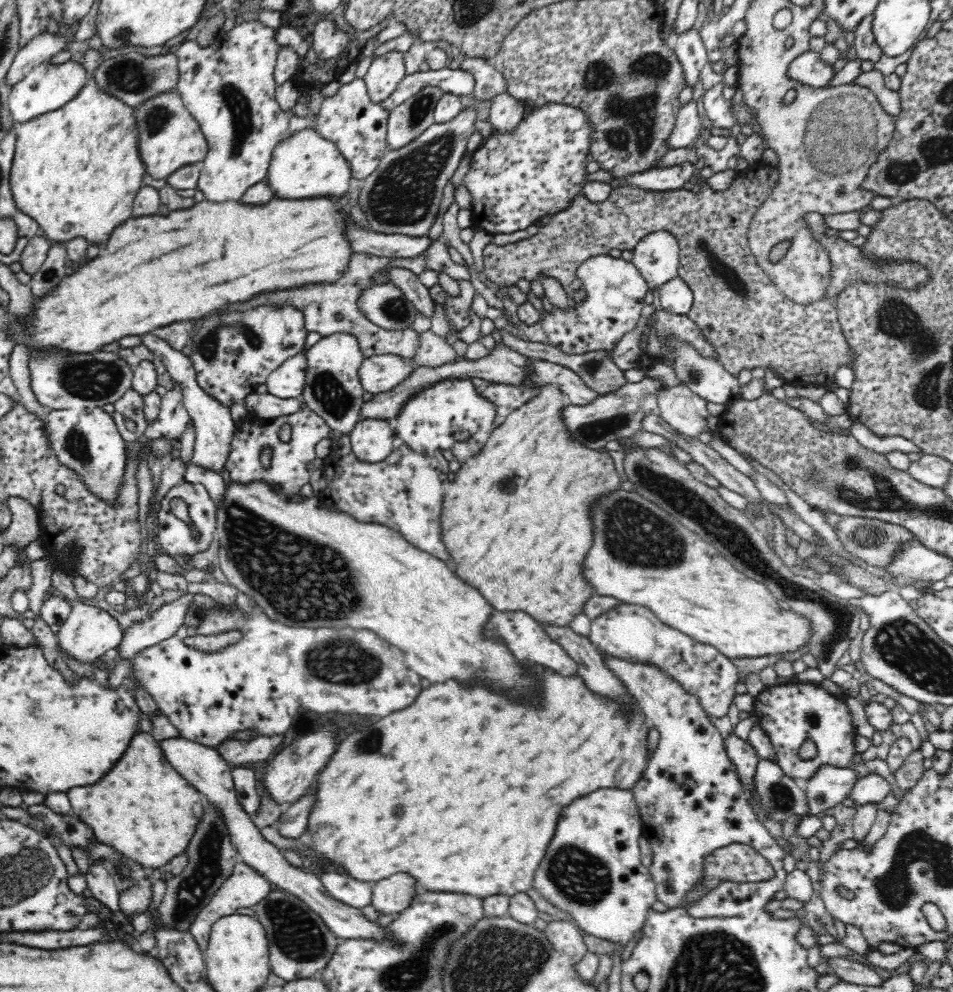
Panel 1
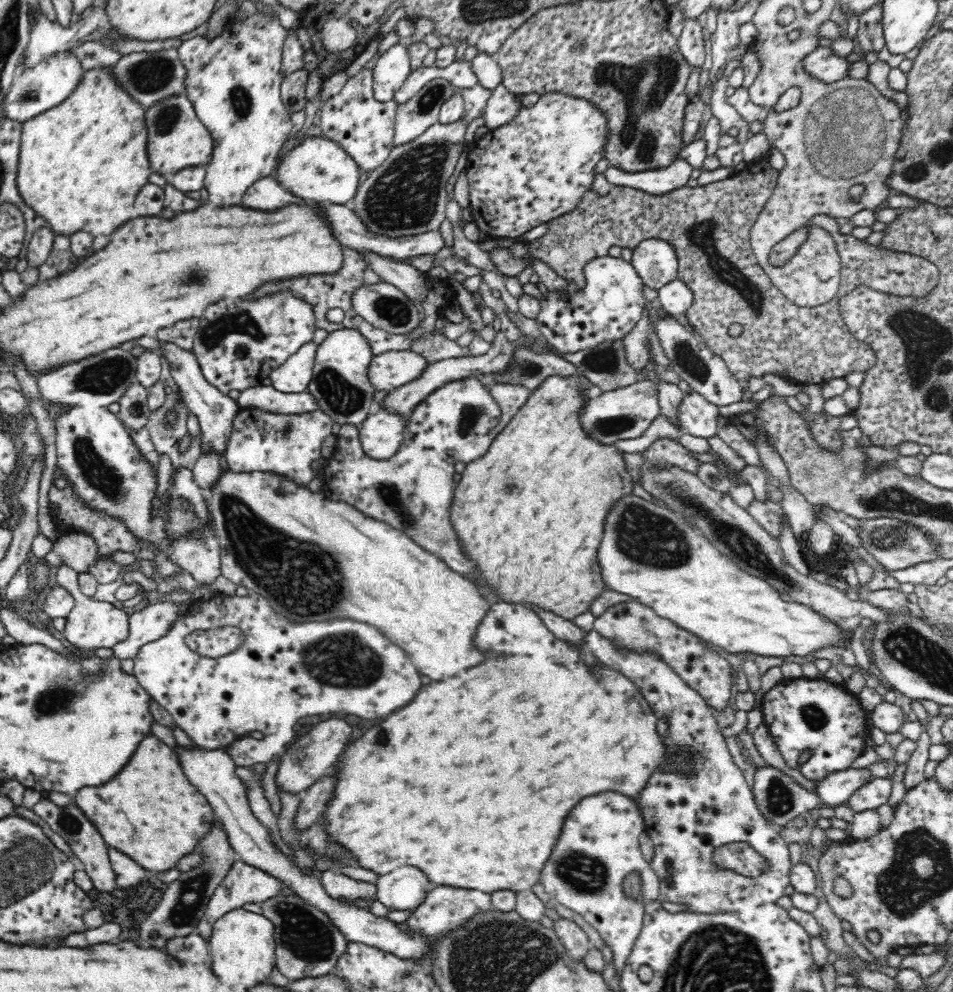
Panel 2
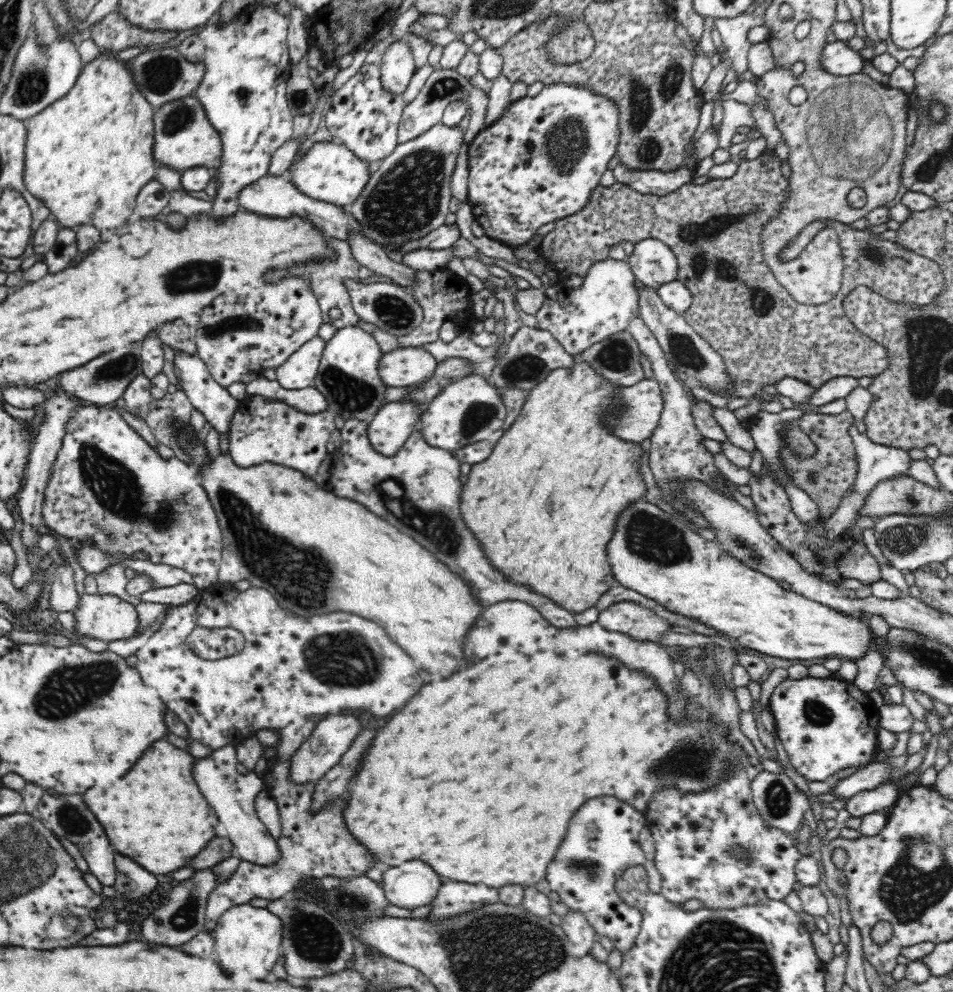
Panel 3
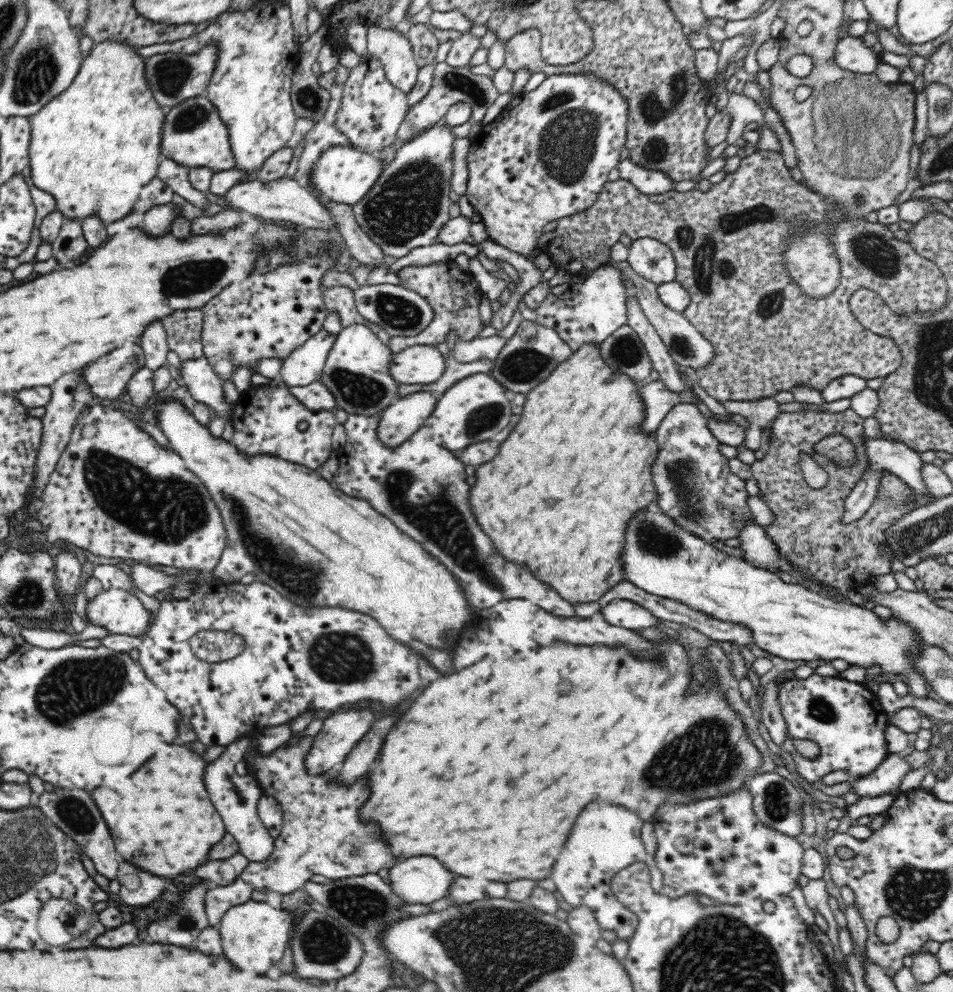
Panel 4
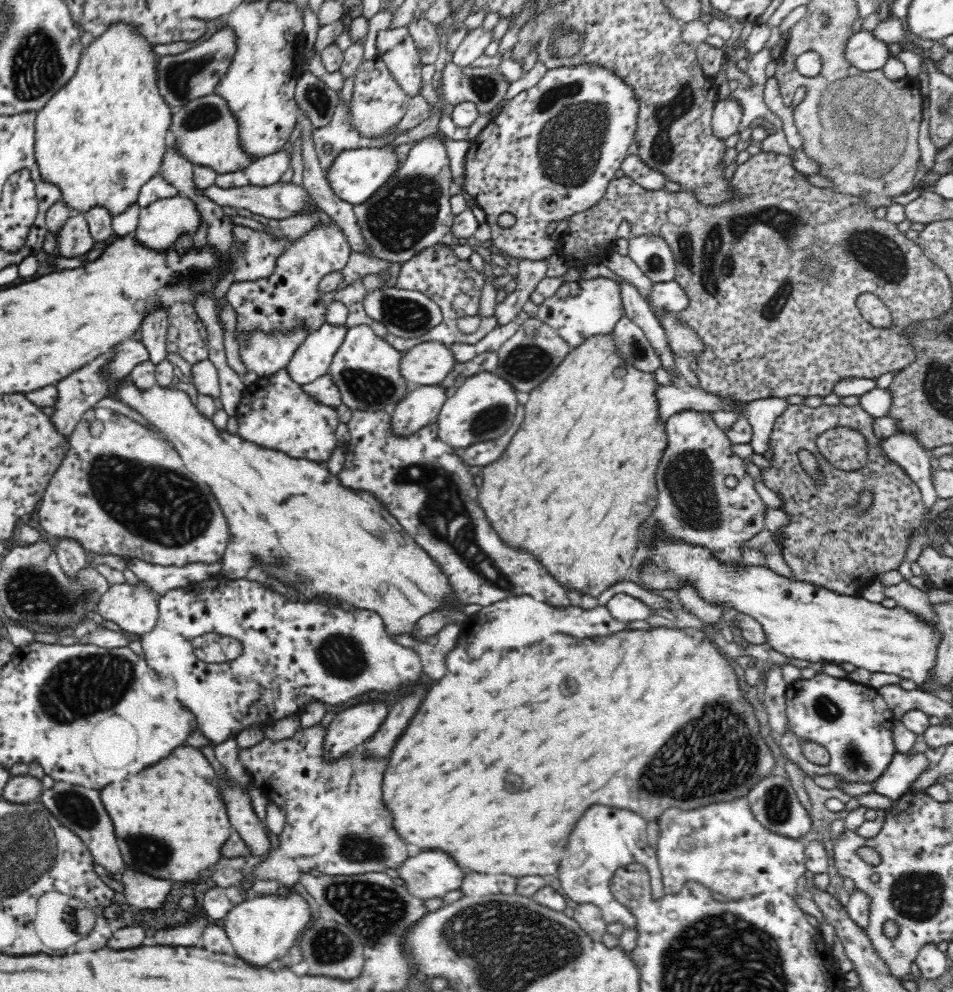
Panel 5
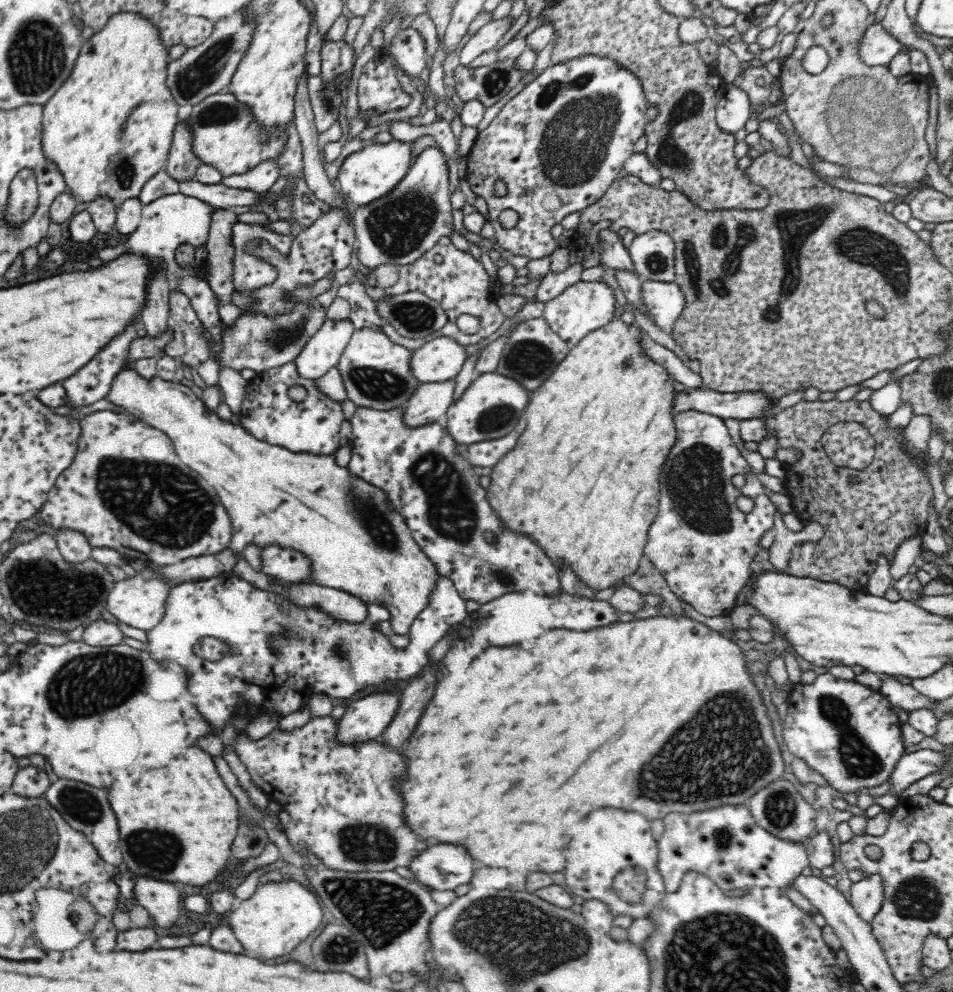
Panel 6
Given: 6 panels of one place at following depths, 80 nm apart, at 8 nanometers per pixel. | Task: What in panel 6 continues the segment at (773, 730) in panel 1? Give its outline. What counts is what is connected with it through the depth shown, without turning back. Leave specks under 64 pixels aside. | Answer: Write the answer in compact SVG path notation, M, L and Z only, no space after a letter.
M820 674L814 683L792 684L786 700L789 706L783 722L786 748L840 792L858 794L862 788L884 784L906 753L900 734L903 724L891 703L878 691L856 681Z

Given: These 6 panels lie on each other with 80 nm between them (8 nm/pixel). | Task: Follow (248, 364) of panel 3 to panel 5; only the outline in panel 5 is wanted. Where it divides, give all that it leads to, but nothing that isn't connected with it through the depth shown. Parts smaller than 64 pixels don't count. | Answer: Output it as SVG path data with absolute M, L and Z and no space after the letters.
M336 225L330 228L316 228L304 238L296 240L277 258L275 272L270 276L258 280L234 282L220 300L214 297L214 311L218 323L223 326L223 333L226 329L219 314L224 305L230 304L236 311L235 338L238 342L250 340L256 332L267 334L271 338L296 334L300 330L307 330L307 335L314 334L326 323L327 307L322 300L326 292L319 291L319 282L330 272L342 271L350 253L346 236Z

